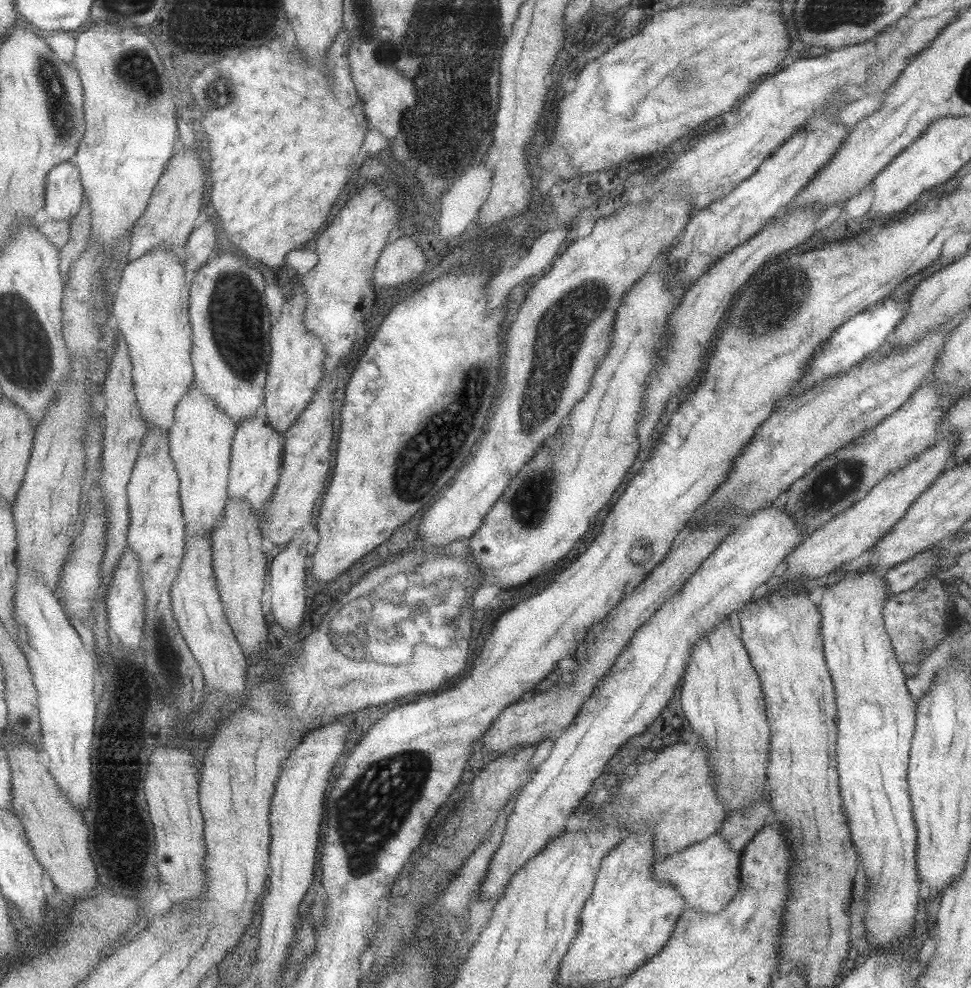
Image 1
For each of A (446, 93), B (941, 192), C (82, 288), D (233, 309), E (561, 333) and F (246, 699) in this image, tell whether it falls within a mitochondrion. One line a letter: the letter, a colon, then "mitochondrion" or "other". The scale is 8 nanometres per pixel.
A: mitochondrion
B: other
C: other
D: mitochondrion
E: mitochondrion
F: other

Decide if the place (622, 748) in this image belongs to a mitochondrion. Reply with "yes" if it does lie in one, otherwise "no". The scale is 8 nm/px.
no

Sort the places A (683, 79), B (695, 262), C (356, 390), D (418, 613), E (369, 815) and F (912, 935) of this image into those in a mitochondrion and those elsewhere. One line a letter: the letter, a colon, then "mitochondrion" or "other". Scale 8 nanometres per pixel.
A: mitochondrion
B: other
C: other
D: mitochondrion
E: mitochondrion
F: other

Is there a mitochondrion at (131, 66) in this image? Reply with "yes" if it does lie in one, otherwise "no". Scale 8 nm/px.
yes

